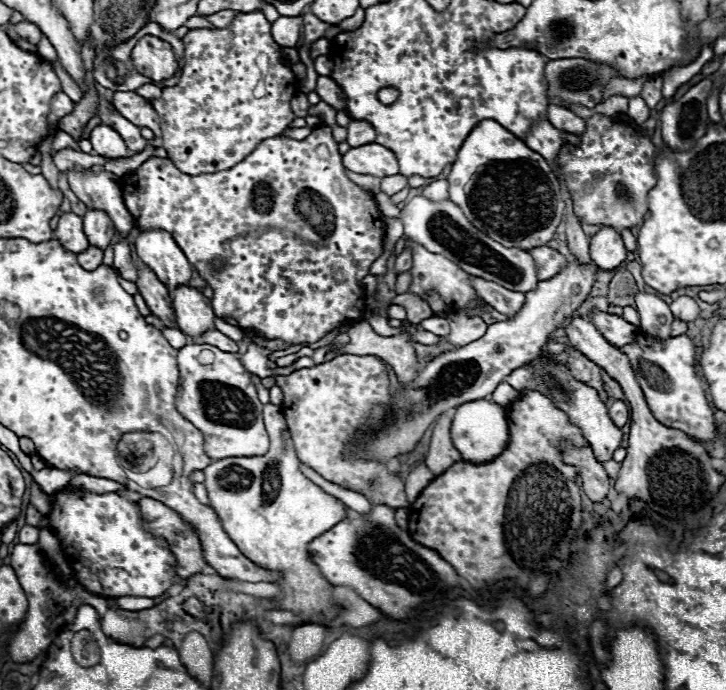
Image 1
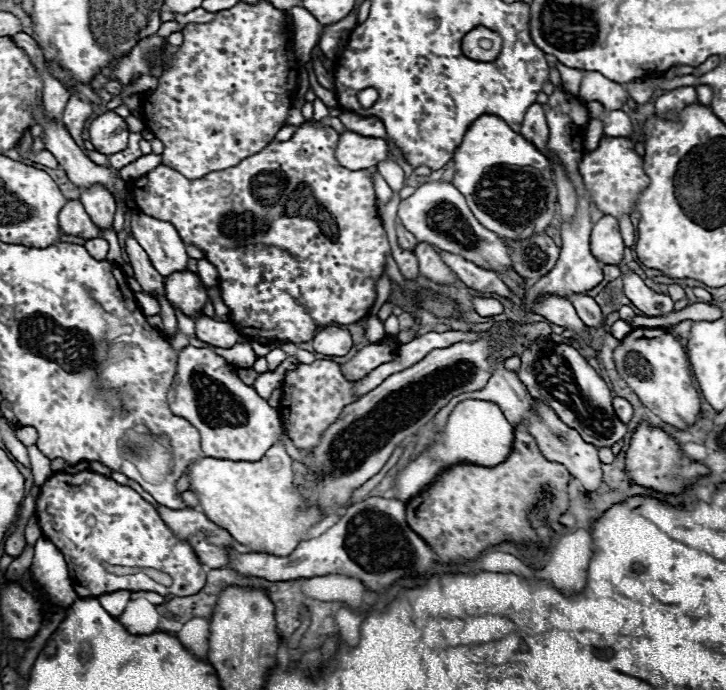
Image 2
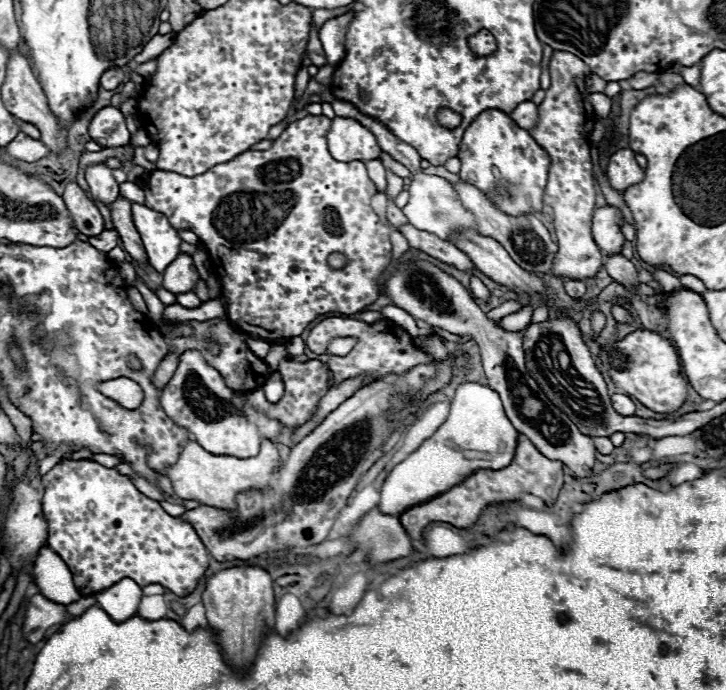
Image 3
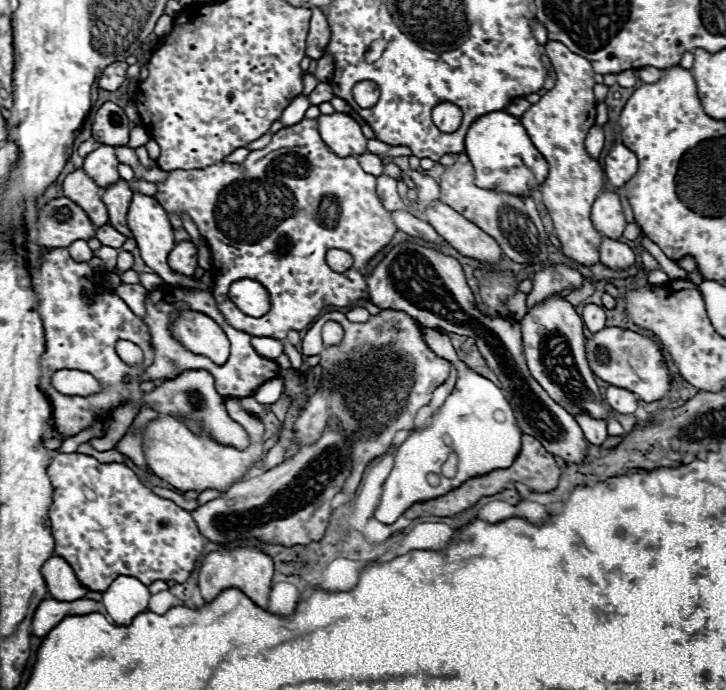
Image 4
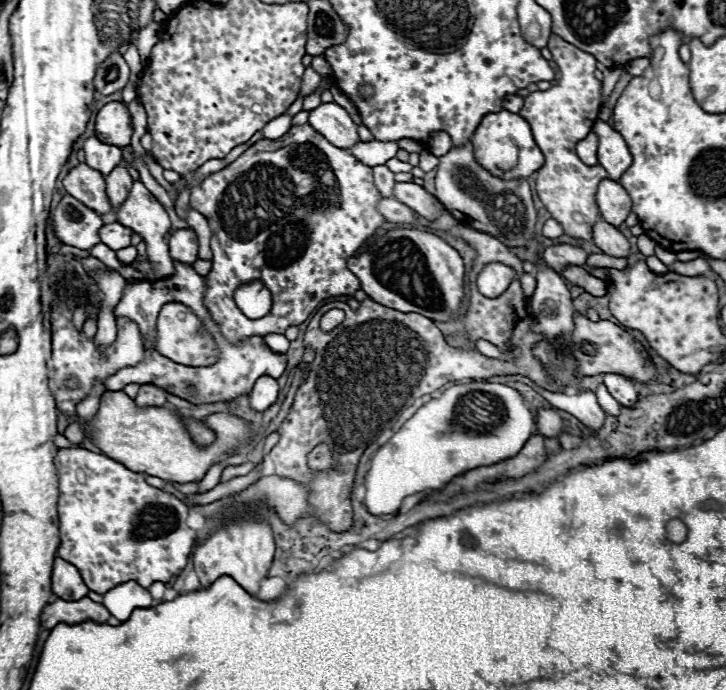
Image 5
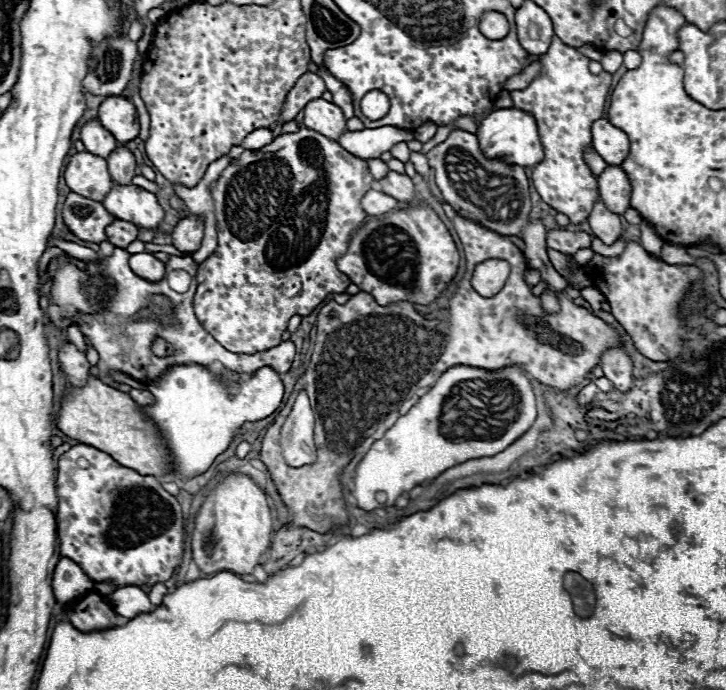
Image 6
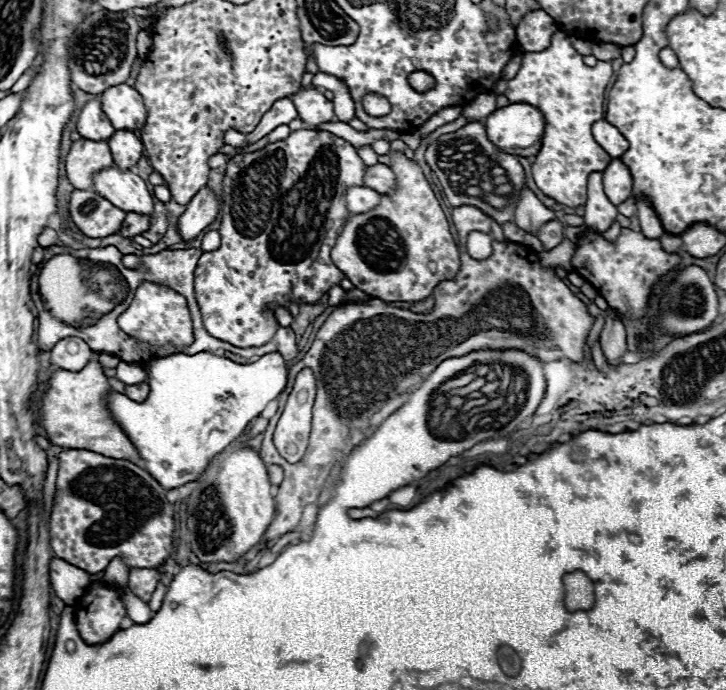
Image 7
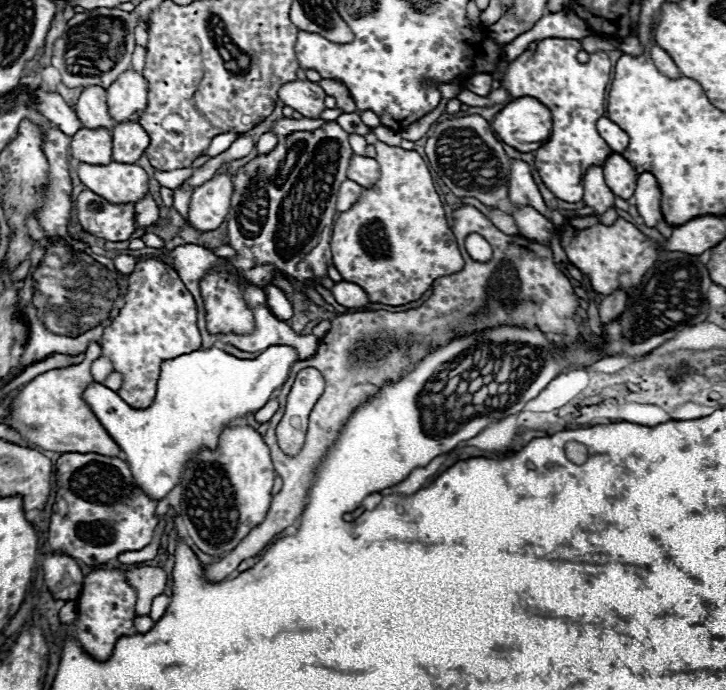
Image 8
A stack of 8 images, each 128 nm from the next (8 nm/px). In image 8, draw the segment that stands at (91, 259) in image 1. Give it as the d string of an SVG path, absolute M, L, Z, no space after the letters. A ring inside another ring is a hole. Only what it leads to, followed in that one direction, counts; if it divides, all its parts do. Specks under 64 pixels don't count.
M148 192L144 200L136 202L136 226L152 226L158 222L158 206Z

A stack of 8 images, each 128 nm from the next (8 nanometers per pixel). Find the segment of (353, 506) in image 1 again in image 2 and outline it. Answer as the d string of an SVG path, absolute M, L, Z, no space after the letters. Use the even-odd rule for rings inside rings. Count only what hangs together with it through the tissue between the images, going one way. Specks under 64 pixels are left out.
M186 346L180 350L176 384L172 384L168 392L168 404L176 416L186 418L200 430L204 456L254 462L260 460L272 444L282 442L288 454L300 460L296 446L284 432L278 410L260 398L252 386L244 384L236 370L210 348Z

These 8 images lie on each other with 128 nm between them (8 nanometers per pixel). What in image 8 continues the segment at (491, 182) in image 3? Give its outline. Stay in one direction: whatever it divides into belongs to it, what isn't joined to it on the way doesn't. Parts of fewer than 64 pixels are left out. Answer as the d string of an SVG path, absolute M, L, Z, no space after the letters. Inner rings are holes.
M514 98L494 116L492 130L516 150L534 152L552 132L552 114L536 98Z

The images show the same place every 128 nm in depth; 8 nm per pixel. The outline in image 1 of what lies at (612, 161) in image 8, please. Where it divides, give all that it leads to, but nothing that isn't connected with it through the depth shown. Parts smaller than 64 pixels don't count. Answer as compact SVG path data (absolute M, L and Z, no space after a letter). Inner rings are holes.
M602 226L592 238L590 238L590 258L600 270L614 270L626 260L628 250L624 248L624 242L620 238L620 232L614 228Z

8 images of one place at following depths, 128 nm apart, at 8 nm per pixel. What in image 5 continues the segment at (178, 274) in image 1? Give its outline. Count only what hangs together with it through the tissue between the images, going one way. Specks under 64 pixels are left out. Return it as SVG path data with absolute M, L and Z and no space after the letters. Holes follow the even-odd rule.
M142 182L132 184L132 190L130 190L128 198L114 210L114 214L116 214L116 220L120 224L132 228L134 232L138 232L144 238L144 242L148 244L148 260L152 262L156 276L166 278L166 276L174 274L174 264L172 264L172 258L170 258L170 252L168 252L168 244L164 240L166 232L170 230L170 218L168 218L164 206L144 188Z

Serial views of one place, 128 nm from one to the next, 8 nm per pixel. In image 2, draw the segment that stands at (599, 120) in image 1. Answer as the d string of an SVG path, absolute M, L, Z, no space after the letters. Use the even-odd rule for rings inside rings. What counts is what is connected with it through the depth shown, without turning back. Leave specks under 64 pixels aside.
M602 138L596 150L584 154L578 170L586 190L592 196L592 202L602 210L602 214L610 214L614 218L630 214L638 192L650 184L650 178L642 170L642 158L636 154L634 142L630 138Z

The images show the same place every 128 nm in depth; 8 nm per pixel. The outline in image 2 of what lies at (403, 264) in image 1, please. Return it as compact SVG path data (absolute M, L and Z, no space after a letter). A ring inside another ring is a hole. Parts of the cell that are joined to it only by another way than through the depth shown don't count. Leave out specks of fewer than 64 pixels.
M396 222L396 232L398 232L398 244L400 244L400 248L414 250L414 246L418 244L418 240L400 222Z

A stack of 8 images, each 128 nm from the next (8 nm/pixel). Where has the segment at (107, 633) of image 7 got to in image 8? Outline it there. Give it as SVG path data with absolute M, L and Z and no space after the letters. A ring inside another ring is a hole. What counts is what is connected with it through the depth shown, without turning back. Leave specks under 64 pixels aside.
M96 568L84 576L84 588L78 598L78 622L76 622L76 638L82 648L98 662L104 662L112 656L116 640L120 636L132 634L134 624L134 602L136 590L128 584L124 568Z

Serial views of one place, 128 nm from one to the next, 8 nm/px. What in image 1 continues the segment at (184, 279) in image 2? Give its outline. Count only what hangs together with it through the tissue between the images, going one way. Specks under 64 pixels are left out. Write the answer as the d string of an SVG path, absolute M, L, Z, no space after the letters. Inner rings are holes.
M180 286L172 292L172 308L176 312L176 324L186 336L200 338L206 330L214 328L214 312L210 300L192 286Z

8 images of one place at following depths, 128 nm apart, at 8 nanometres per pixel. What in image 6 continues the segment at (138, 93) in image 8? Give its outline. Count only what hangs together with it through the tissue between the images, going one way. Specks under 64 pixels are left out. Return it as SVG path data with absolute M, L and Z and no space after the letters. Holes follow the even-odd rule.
M108 96L98 110L98 118L120 144L134 140L140 132L136 106L126 96Z

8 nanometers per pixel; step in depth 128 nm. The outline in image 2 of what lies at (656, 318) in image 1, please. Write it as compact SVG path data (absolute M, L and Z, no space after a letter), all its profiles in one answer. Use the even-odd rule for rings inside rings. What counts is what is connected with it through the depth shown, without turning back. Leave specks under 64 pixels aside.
M624 272L622 274L622 282L624 282L626 296L646 316L664 316L664 314L668 314L668 312L674 310L672 298L668 294L656 294L656 292L652 292L638 274Z

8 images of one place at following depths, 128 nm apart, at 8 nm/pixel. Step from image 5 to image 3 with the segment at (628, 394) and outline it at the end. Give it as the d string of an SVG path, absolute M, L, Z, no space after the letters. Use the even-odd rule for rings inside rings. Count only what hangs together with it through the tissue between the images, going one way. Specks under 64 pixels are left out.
M612 394L612 406L616 408L616 412L620 412L622 416L634 416L634 402L630 400L630 396L626 394Z

